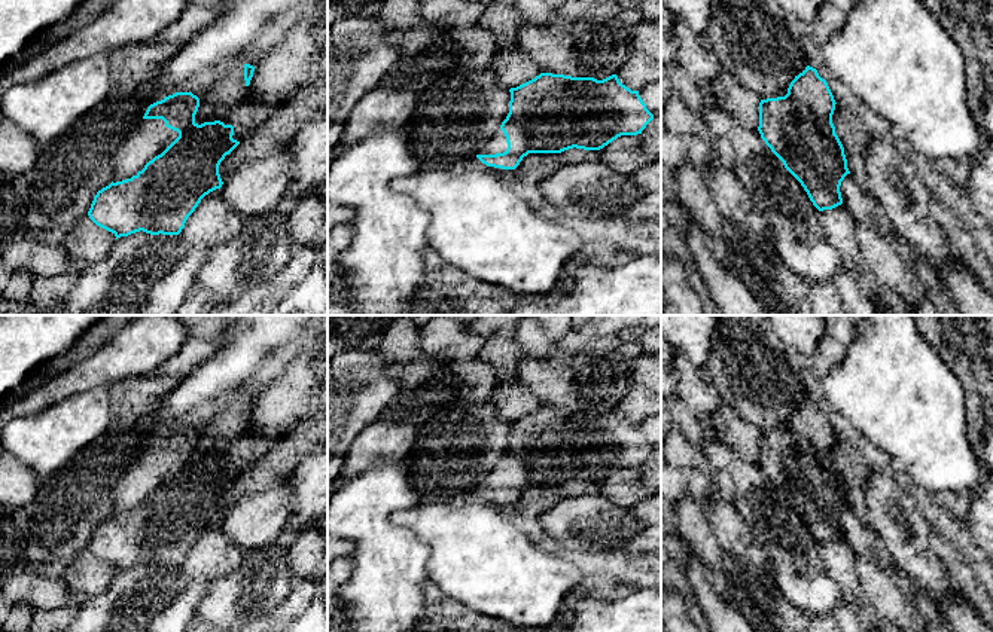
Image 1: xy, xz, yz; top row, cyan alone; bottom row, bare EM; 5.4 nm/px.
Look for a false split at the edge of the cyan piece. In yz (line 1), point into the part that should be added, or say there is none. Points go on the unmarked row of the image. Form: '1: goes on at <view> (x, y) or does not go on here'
1: does not go on here

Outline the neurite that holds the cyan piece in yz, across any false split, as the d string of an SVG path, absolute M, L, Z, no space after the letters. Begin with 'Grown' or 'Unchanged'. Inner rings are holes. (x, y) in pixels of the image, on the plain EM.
Unchanged. M810 399L795 409L785 430L767 431L759 436L758 464L761 471L801 516L819 544L832 543L843 537L840 519L850 507L844 480L832 457L835 437L826 413Z

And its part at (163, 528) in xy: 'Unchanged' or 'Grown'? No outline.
Unchanged

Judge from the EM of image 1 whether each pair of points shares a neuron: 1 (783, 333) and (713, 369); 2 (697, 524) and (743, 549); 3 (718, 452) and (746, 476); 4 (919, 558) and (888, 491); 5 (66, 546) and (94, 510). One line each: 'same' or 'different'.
1: different
2: different
3: same
4: same
5: same

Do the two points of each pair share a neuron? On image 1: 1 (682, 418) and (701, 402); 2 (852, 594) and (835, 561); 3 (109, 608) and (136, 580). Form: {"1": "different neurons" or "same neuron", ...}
{"1": "different neurons", "2": "same neuron", "3": "same neuron"}

